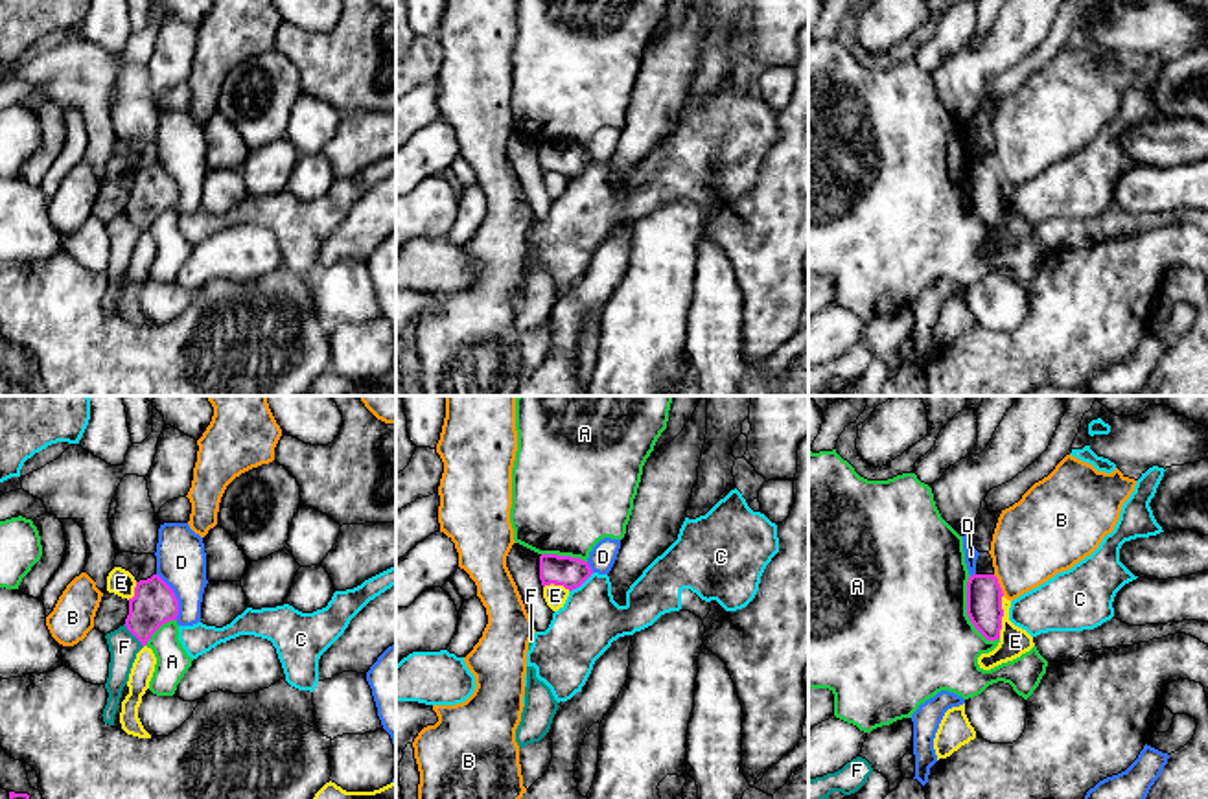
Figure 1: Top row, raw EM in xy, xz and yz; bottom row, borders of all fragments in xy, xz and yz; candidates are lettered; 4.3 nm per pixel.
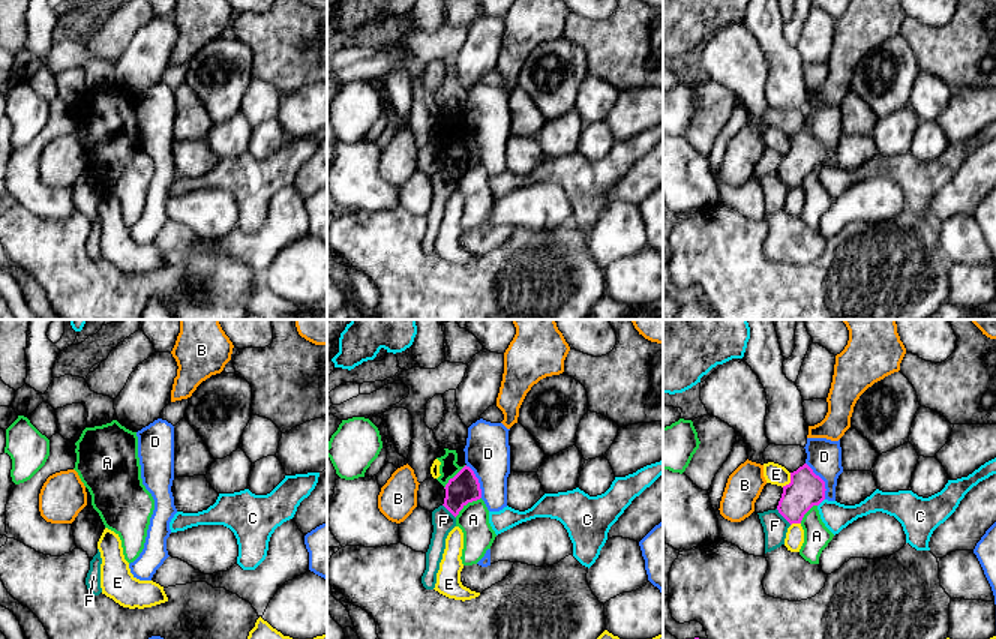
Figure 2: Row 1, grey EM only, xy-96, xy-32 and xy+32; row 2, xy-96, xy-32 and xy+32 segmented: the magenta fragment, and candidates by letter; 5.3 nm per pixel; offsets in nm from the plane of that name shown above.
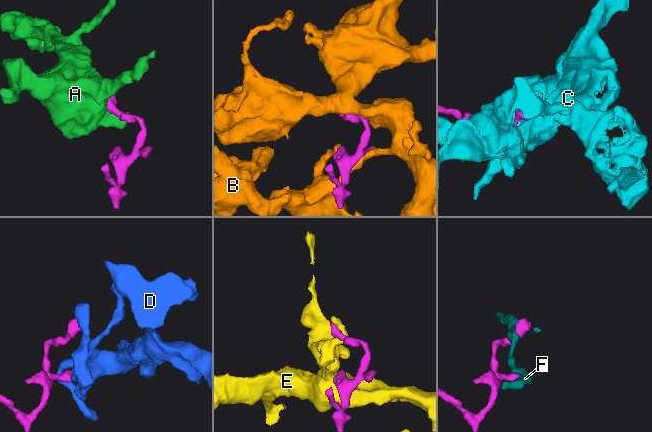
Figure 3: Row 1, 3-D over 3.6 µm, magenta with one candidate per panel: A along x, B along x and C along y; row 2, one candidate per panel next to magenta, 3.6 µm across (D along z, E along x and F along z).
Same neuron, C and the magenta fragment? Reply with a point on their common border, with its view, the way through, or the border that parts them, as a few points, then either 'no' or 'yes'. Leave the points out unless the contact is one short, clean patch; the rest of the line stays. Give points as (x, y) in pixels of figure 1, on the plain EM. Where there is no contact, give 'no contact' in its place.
meets magenta in xz at (580, 172); border along xz (593, 161), (569, 179); no

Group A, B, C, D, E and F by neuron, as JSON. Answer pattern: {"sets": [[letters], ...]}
{"sets": [["A"], ["B"], ["C"], ["D"], ["E"], ["F"]]}

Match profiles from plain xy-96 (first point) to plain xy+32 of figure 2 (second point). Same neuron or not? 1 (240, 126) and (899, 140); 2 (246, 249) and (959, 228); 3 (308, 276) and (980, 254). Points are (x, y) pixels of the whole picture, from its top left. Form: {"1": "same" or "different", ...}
{"1": "same", "2": "same", "3": "different"}

